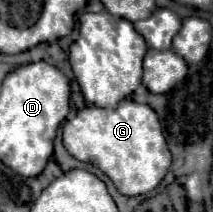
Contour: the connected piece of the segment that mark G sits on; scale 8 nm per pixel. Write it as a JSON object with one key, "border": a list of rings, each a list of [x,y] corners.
{"border":[[[131,99],[115,109],[85,107],[63,123],[63,145],[79,161],[99,167],[123,195],[143,195],[153,191],[171,165],[171,153],[161,131],[157,113],[149,105]]]}

